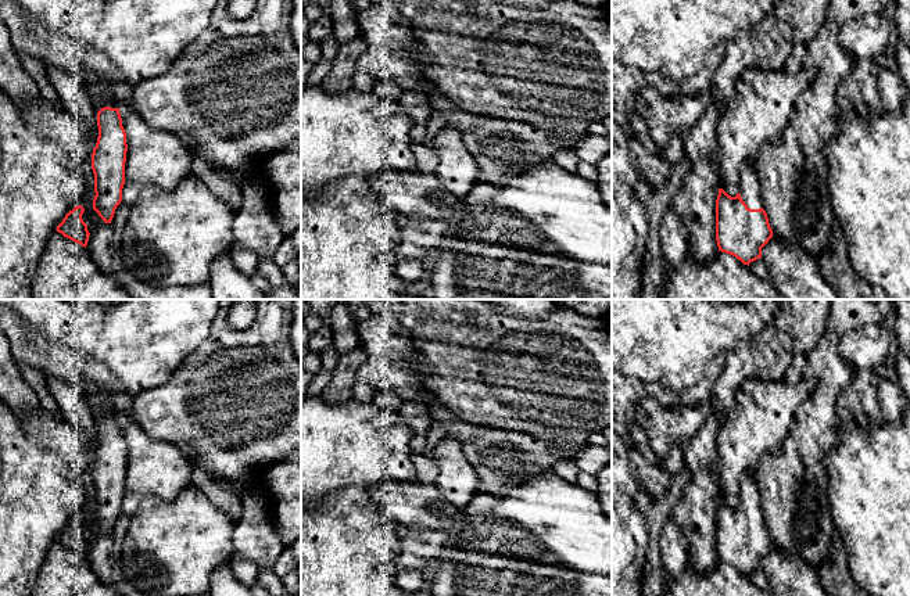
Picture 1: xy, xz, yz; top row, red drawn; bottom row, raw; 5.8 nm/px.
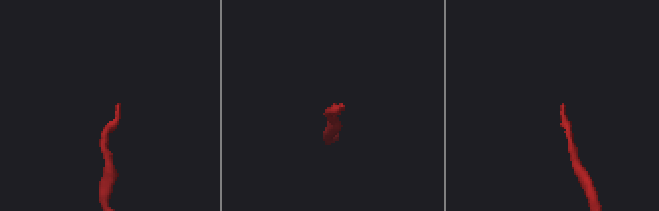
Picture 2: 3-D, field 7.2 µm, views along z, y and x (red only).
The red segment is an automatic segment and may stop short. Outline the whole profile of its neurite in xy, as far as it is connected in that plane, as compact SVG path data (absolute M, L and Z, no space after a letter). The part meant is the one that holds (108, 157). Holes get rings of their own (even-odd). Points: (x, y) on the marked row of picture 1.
M89 72L83 85L97 111L98 137L92 154L94 173L93 209L111 223L117 207L122 201L126 162L126 133L122 126L119 107L114 101L112 89L105 79Z

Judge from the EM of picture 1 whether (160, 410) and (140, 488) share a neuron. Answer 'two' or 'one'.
two

